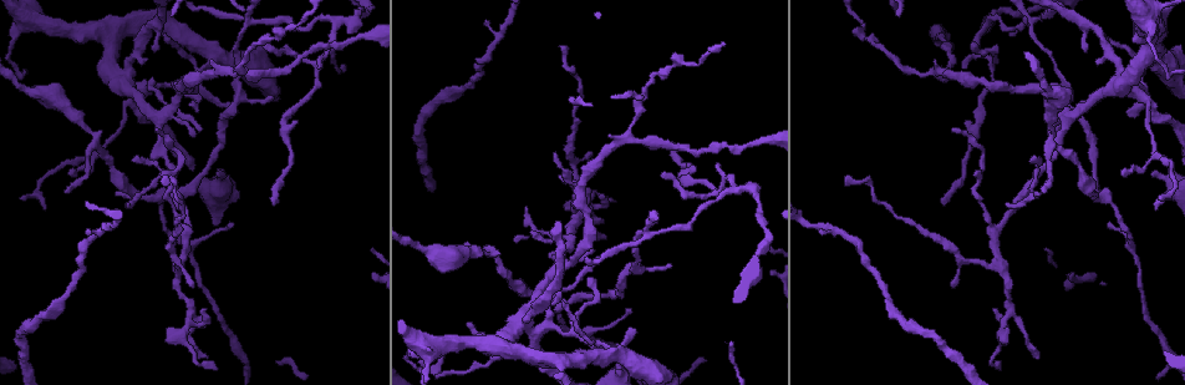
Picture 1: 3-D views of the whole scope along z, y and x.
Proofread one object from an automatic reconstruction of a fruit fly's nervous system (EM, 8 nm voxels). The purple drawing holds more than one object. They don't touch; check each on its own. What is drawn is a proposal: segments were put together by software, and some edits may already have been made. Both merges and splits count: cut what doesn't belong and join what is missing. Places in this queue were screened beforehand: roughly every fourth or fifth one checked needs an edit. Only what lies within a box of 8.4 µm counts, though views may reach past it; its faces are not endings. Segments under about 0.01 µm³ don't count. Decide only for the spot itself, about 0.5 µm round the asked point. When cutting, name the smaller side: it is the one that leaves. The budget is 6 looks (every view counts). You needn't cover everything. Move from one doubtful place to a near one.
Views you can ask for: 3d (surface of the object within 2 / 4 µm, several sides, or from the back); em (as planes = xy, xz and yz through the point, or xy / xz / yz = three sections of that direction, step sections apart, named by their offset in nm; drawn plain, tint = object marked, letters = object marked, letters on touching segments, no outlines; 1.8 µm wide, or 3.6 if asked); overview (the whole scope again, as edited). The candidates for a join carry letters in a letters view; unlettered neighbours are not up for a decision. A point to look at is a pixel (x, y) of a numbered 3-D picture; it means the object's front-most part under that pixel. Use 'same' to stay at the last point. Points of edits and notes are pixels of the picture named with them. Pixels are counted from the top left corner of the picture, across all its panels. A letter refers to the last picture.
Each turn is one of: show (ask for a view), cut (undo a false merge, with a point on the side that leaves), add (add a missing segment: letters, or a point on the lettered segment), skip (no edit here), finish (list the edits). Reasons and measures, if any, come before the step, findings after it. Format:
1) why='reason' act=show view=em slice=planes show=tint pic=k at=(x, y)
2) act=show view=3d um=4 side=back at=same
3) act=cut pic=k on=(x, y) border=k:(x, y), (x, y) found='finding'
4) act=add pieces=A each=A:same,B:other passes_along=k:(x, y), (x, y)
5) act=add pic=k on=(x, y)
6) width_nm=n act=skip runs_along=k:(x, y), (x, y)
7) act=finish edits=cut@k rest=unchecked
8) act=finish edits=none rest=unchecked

act=show view=em slice=yz step=4 show=tint pic=1 at=(990, 19)

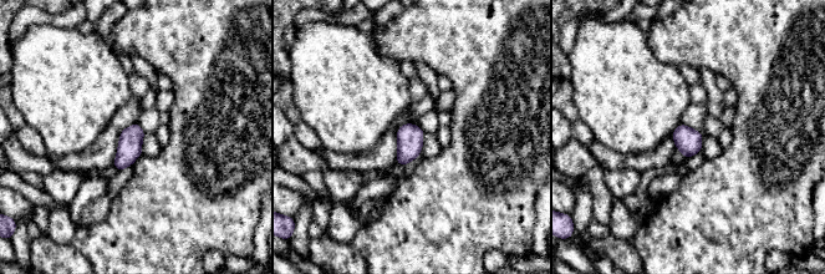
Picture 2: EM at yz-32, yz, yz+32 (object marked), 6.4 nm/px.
why='cut it another way' act=show view=em slice=planes show=letters at=same

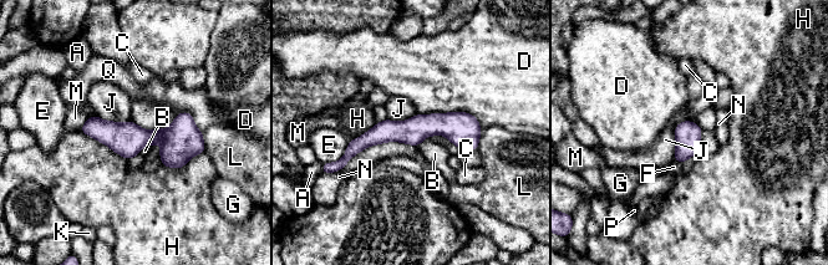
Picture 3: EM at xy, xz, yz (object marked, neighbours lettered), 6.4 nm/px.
act=skip each=A:other,B:other,C:other,D:other,E:other,F:other,G:other,H:other,J:other,K:other,L:other,M:other,N:other,P:other,Q:other border=3:(685, 120), (675, 127), (672, 159) found='all the same cell'

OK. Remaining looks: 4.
why='touches itself' act=show view=em slice=yz step=8 show=letters pic=1 at=(597, 343)

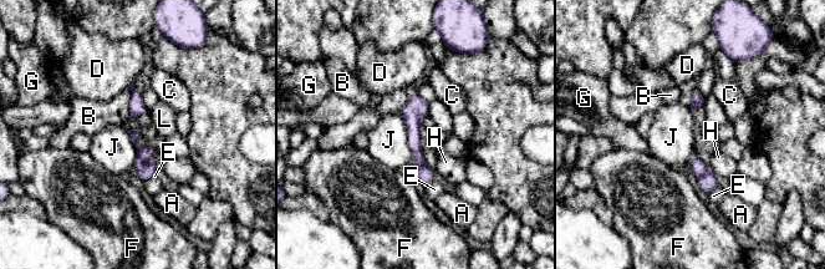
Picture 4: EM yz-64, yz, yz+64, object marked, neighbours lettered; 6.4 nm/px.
width_nm=20 act=cut pic=4 on=(707, 182) each=A:other,B:other,C:other,D:other,E:other,F:other,G:other,H:other,J:other,L:other found='two cells meet here'

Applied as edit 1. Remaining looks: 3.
why='abrupt turn' act=show view=3d um=2 pic=1 at=(647, 235)

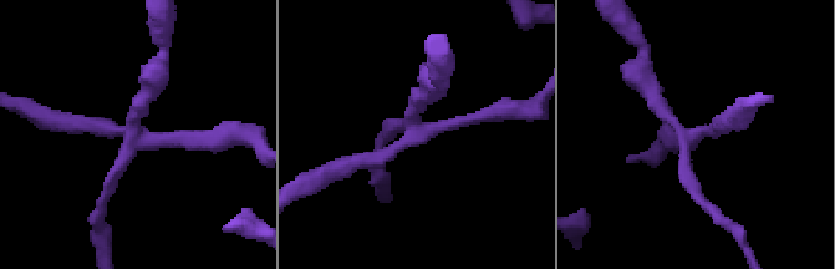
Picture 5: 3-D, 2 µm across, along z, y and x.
why='shape alone is not enough' act=show view=em slice=xy step=16 show=tint pic=5 at=(133, 136)

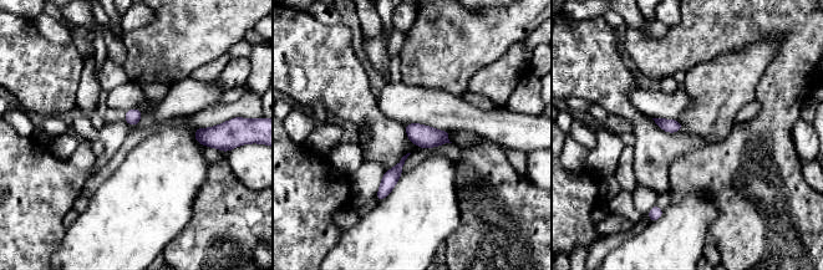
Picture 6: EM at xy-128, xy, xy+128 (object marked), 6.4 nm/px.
why='cut it another way' act=show view=em slice=planes show=letters at=same

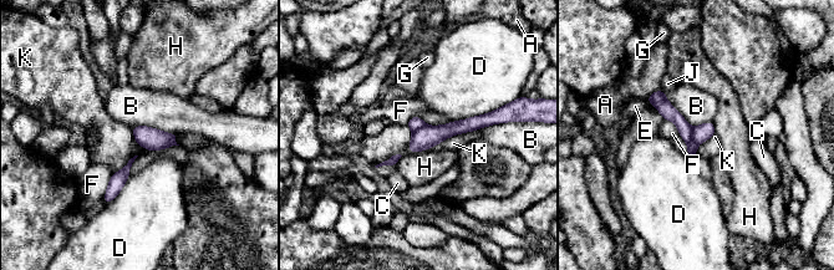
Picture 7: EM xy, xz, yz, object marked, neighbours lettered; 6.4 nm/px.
act=cut pic=7 on=(705, 131) each=A:other,B:other,C:other,D:other,E:other,F:other,G:other,H:other,J:other,K:other found='two cells meet here'

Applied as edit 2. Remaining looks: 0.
act=finish edits=cut@4,cut@7 rest=unchecked

